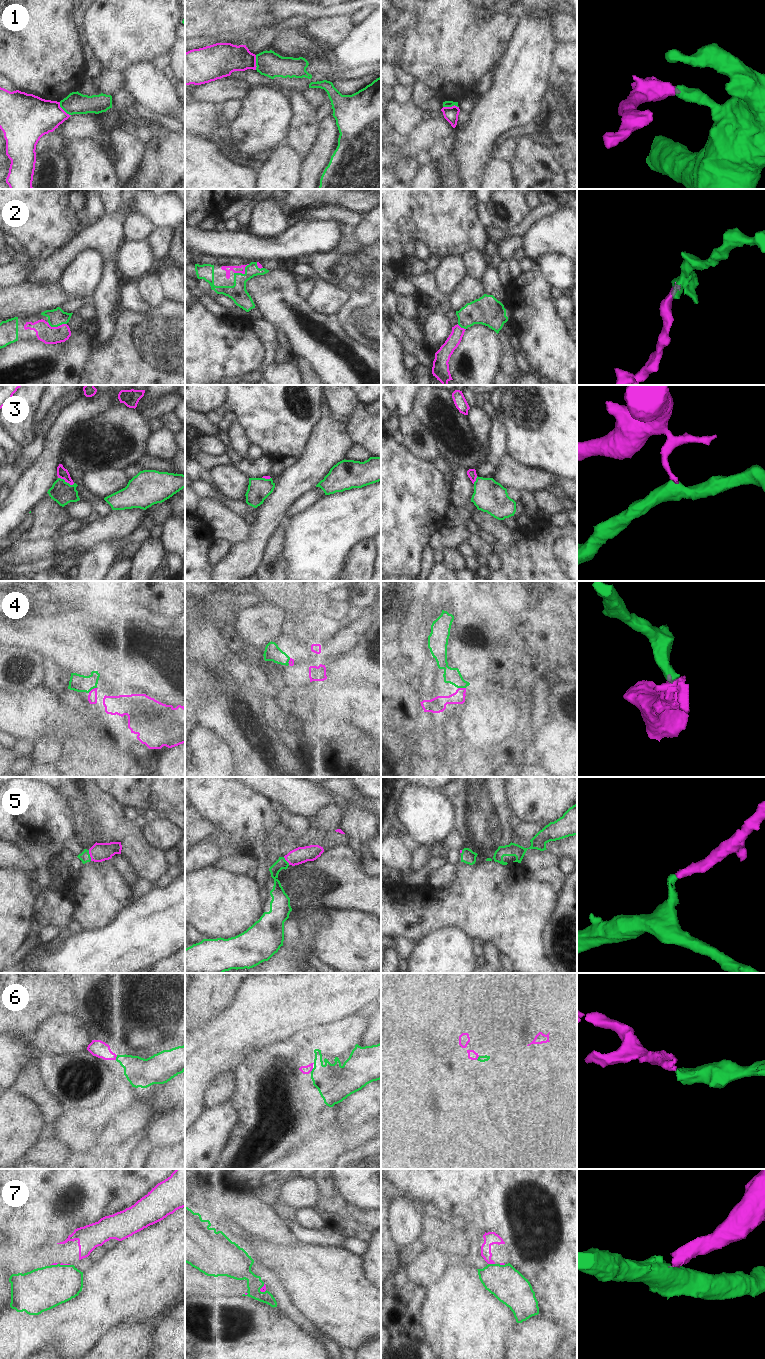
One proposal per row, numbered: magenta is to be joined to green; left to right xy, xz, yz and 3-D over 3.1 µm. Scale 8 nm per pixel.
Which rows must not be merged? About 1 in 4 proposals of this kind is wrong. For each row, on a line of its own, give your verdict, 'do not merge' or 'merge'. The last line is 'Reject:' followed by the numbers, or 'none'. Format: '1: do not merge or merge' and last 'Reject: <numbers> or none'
1: do not merge
2: merge
3: do not merge
4: merge
5: merge
6: merge
7: do not merge
Reject: 1, 3, 7

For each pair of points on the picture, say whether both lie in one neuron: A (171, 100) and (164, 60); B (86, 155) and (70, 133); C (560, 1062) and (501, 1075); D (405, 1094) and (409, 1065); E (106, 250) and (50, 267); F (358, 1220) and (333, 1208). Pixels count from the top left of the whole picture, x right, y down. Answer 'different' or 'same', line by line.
A: different
B: different
C: same
D: same
E: same
F: same

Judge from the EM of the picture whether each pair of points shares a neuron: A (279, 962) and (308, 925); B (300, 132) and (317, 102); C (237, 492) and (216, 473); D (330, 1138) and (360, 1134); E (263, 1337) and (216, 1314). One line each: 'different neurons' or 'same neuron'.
A: same neuron
B: different neurons
C: same neuron
D: same neuron
E: same neuron

